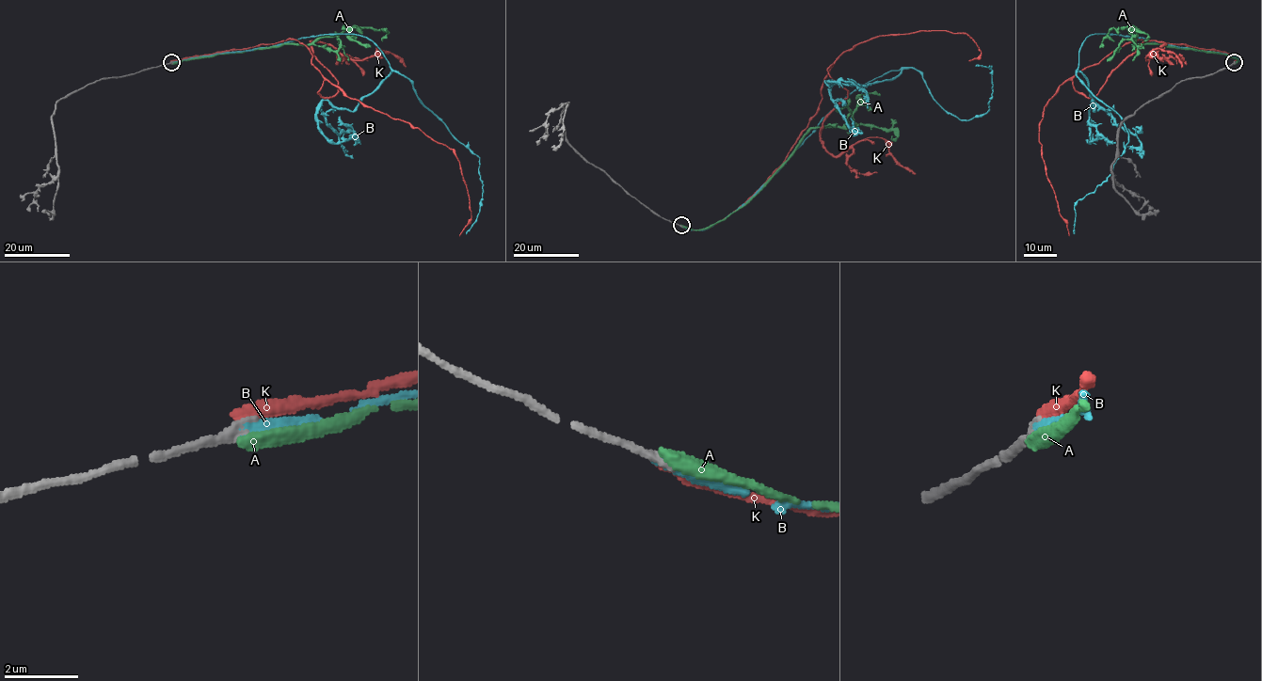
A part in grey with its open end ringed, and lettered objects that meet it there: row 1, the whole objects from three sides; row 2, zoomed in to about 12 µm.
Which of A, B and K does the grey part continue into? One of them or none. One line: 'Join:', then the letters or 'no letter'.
Join: B

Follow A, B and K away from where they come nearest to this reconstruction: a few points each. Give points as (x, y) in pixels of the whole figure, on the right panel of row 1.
A: (1234, 63), (1238, 60), (1228, 55), (1161, 44), (1136, 44), (1137, 33), (1133, 26), (1146, 34), (1144, 40)
B: (1234, 62), (1142, 38), (1086, 38), (1077, 75), (1120, 117), (1128, 141), (1112, 173), (1077, 201), (1074, 233)
K: (1234, 61), (1137, 39), (1072, 87), (1094, 97), (1143, 41), (1164, 43), (1145, 60), (1162, 48), (1181, 67)

